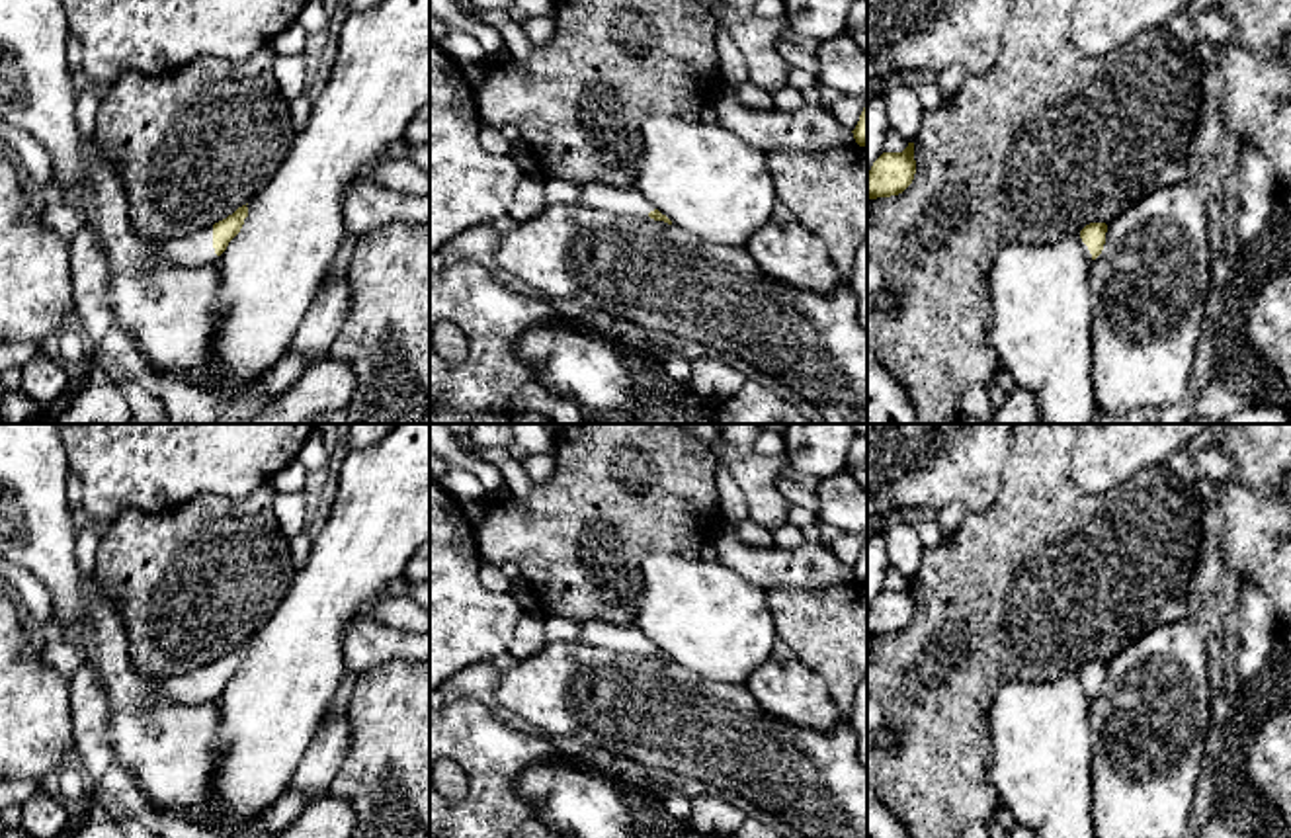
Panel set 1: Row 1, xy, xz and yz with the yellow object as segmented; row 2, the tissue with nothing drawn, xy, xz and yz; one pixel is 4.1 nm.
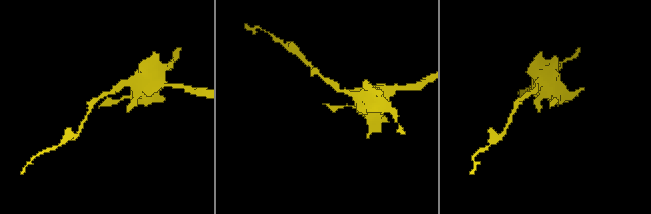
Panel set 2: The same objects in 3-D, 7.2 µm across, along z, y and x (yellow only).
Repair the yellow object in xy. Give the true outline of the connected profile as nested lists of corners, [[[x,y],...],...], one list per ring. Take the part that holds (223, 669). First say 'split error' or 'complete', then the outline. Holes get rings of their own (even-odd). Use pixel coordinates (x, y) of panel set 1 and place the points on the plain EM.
split error; [[[242,643],[209,666],[195,668],[184,676],[166,678],[162,699],[184,705],[199,705],[215,699],[240,670],[246,654],[248,645]]]

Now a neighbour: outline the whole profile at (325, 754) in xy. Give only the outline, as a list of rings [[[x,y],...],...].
[[[328,713],[311,740],[289,787],[311,801],[322,797],[336,777],[350,746],[350,723],[346,713]]]

